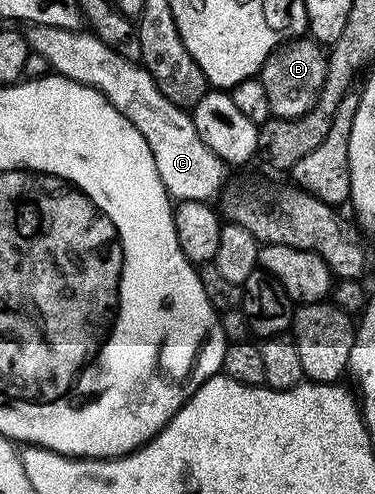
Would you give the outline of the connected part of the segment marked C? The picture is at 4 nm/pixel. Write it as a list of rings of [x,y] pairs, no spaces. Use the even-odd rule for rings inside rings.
[[[32,24],[24,35],[29,51],[48,58],[51,69],[59,76],[95,88],[108,98],[136,130],[148,142],[160,182],[164,182],[167,192],[175,201],[205,200],[213,201],[213,196],[222,188],[226,180],[227,165],[200,138],[194,125],[193,115],[187,109],[177,108],[156,86],[156,82],[146,73],[141,63],[116,54],[104,42],[100,42],[86,30],[64,30],[56,26]]]

